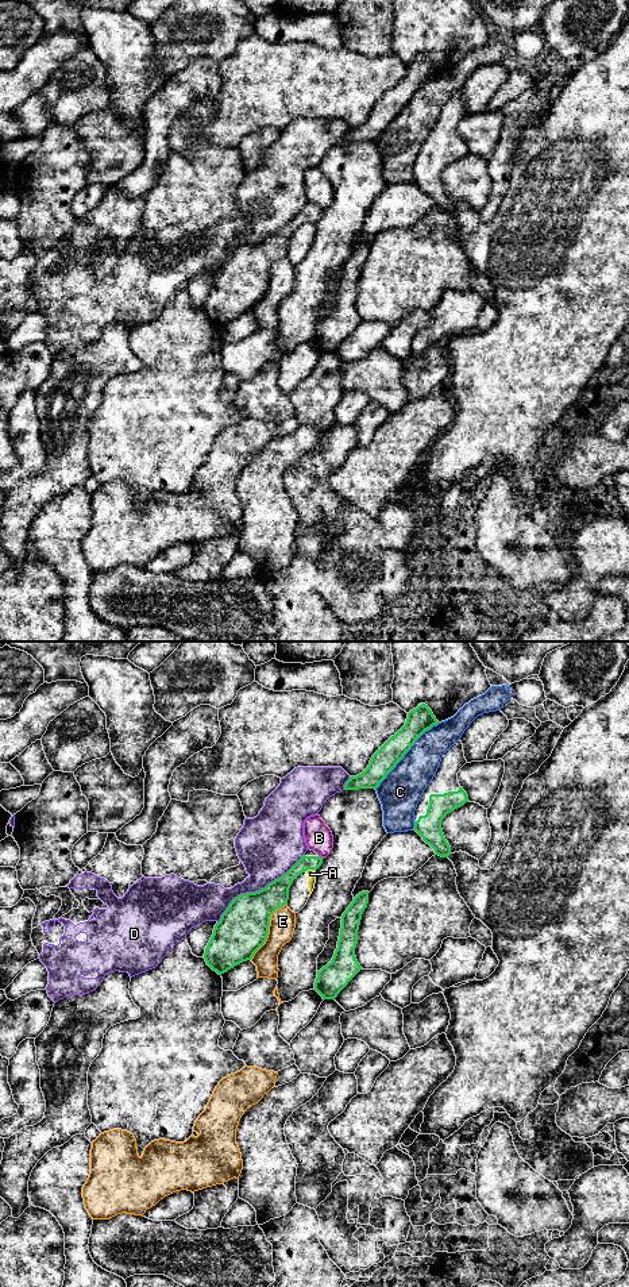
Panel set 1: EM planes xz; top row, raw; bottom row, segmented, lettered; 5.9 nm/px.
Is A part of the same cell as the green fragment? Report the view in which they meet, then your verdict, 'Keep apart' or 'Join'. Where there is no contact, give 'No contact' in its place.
Touches green in xz. Keep apart

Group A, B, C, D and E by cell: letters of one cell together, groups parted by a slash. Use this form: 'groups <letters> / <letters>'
groups A / B / C / D / E

